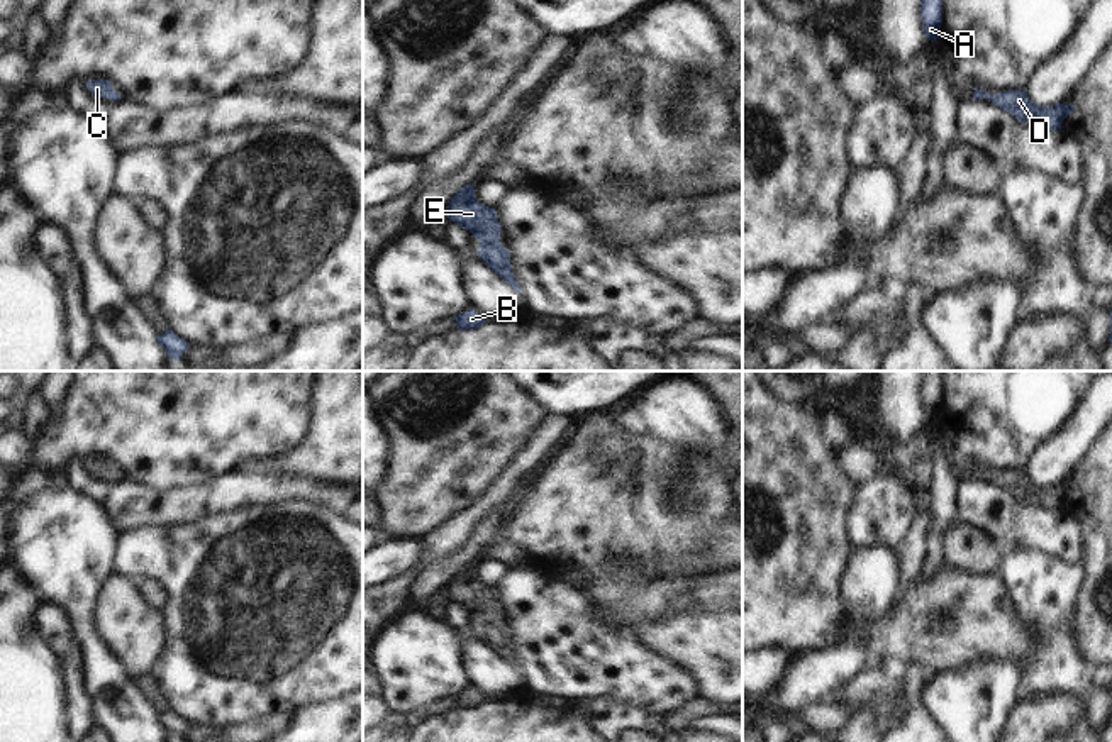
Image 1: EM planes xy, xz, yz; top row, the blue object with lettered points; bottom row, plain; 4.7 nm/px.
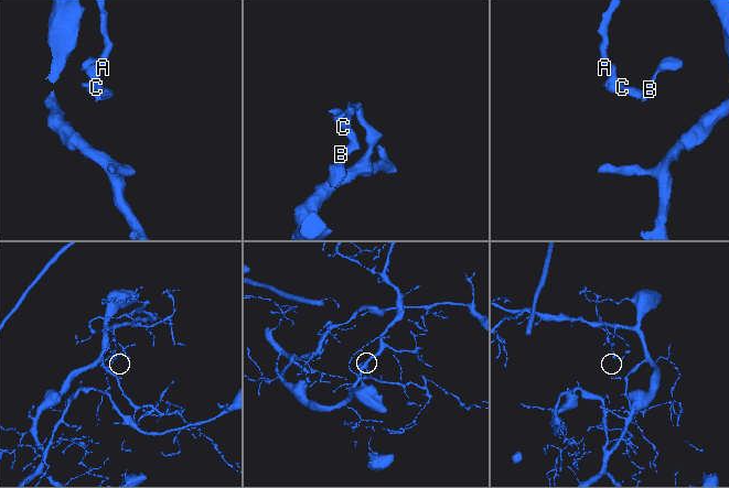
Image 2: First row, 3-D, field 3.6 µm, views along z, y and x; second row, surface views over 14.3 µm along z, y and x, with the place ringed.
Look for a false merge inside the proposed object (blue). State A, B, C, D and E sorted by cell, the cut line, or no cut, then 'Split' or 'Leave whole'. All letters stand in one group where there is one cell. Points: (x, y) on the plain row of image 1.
Groups: A B C D E. No split. Leave whole.

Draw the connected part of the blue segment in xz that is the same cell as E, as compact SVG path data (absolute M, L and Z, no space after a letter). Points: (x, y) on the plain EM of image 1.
M463 566L446 586L449 601L470 610L481 625L476 628L485 644L502 659L505 659L517 673L520 666L510 644L510 632L500 622L502 605L497 600L495 588L488 588L476 579L475 566Z

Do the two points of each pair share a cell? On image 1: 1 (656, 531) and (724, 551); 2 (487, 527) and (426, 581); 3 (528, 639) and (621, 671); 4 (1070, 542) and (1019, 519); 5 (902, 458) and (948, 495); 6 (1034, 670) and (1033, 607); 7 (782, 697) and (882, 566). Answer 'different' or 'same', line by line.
1: different
2: same
3: same
4: same
5: different
6: same
7: same

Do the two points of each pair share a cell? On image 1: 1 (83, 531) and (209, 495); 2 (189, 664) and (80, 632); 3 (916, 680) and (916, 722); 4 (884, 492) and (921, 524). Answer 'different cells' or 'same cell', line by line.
1: different cells
2: different cells
3: same cell
4: different cells

